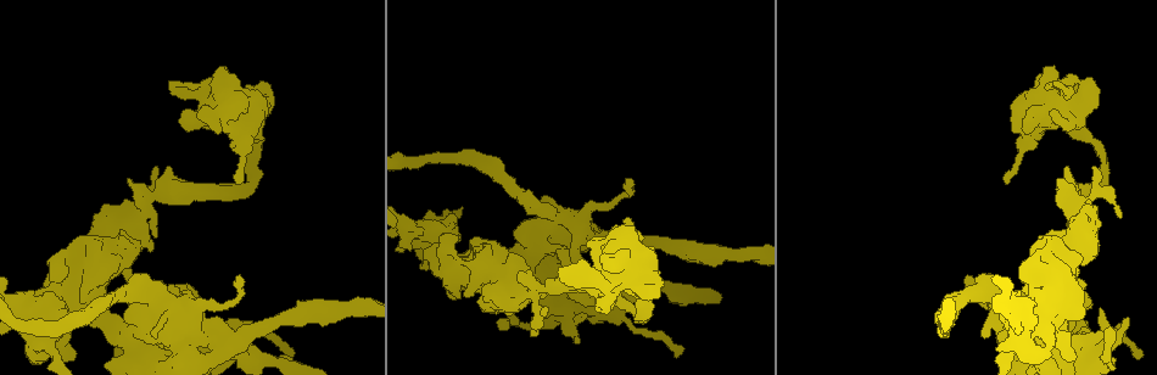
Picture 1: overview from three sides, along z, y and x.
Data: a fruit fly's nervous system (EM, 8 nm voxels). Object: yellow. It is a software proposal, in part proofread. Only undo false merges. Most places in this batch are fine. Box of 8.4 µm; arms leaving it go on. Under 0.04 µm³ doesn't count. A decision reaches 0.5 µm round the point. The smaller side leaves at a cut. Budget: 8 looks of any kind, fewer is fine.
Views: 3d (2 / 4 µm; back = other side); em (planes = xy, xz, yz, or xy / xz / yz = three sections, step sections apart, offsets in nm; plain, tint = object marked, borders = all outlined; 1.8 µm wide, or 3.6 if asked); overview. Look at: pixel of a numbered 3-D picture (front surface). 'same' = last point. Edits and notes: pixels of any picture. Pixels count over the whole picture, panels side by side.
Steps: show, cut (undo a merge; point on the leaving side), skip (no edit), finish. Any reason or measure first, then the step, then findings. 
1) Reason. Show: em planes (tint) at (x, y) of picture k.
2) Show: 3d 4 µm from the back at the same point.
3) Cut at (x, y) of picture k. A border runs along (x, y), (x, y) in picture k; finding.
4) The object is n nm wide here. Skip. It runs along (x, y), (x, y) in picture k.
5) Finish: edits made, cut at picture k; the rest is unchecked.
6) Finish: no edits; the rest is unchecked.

Closes a loop. Show: em xy step 16 (tint) at (224, 347) of picture 1.

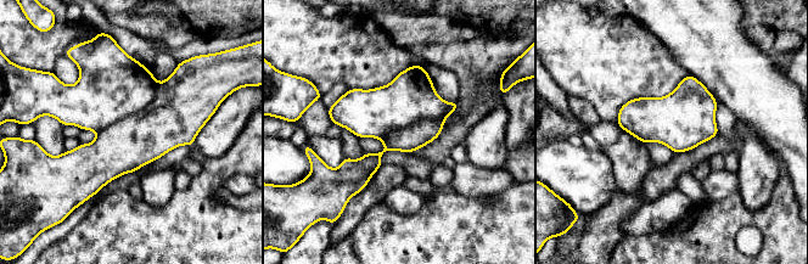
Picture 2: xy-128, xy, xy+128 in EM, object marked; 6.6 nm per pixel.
Show: em planes (tint) at the same point.

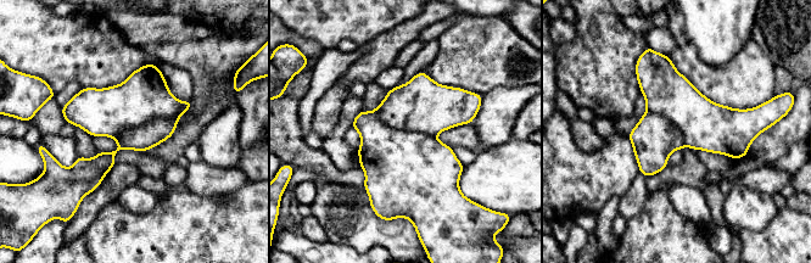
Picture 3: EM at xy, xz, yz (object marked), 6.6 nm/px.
Cut at (144, 96) of picture 3. A second cell is stuck on.

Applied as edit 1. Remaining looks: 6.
Redraw. Show: overview.

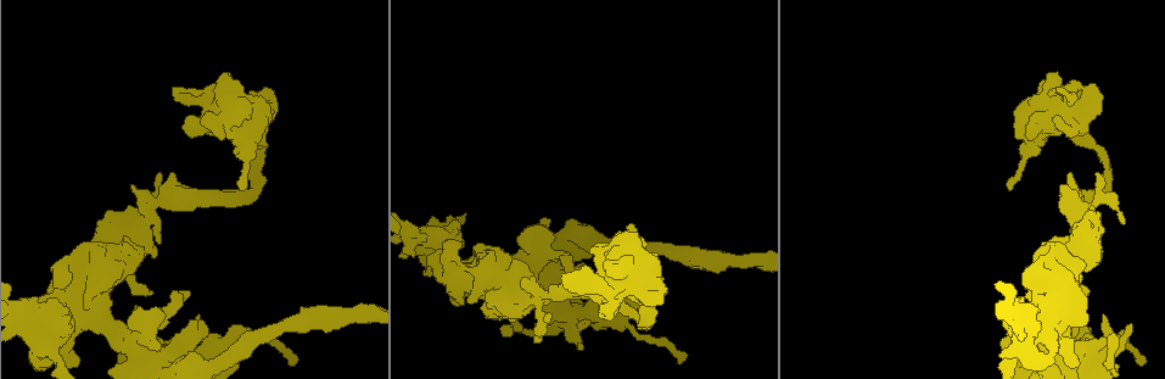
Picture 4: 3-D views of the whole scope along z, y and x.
Abrupt turn. Show: 3d 4 µm at (1055, 365) of picture 4.

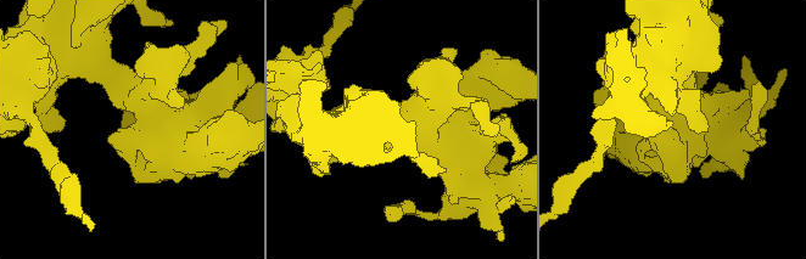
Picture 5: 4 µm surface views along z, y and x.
Show: em xz step 8 (tint) at (670, 129) of picture 5.

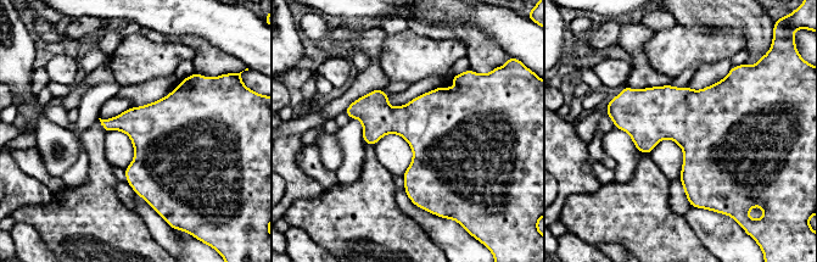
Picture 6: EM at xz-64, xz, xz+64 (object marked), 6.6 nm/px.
The object is 380 nm wide here. Skip. One cell here.

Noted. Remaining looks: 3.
Touches itself. Show: 3d 4 µm at (54, 320) of picture 4.

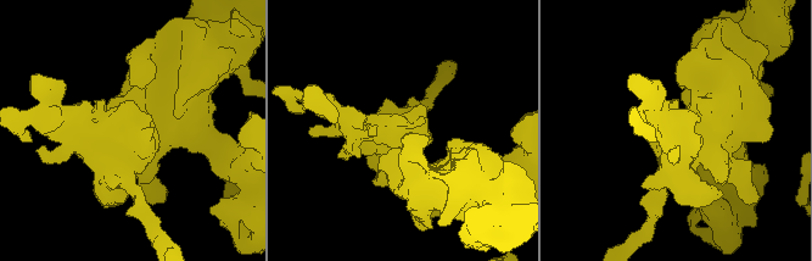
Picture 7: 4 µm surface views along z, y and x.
Shape alone is not enough. Show: em xz step 4 (tint) at (130, 133) of picture 7.

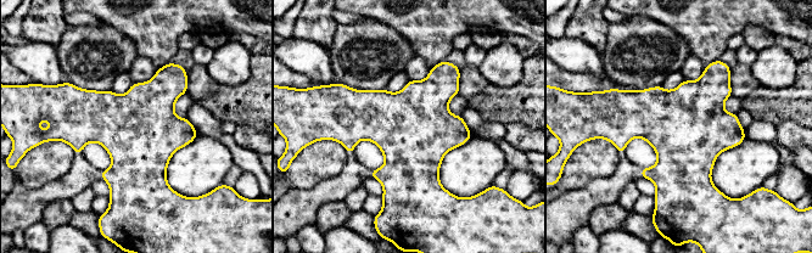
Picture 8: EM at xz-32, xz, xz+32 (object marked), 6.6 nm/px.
Skip. One cell here.

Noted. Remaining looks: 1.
Finish: edits made, cut at picture 3; the rest is unchecked.

